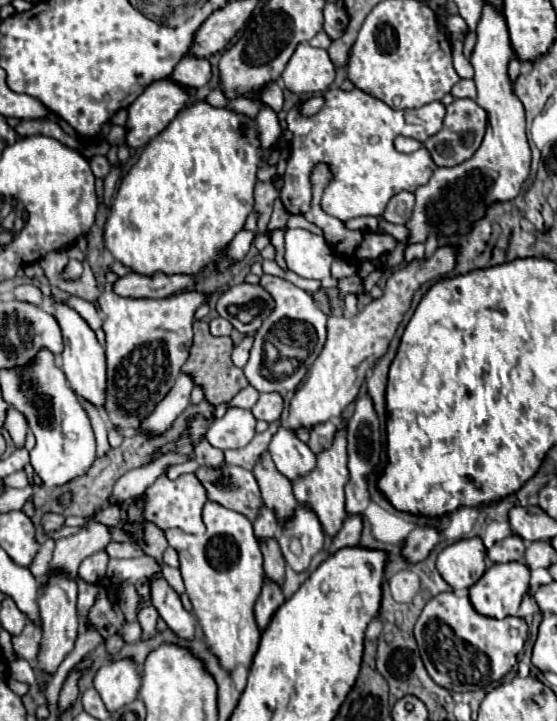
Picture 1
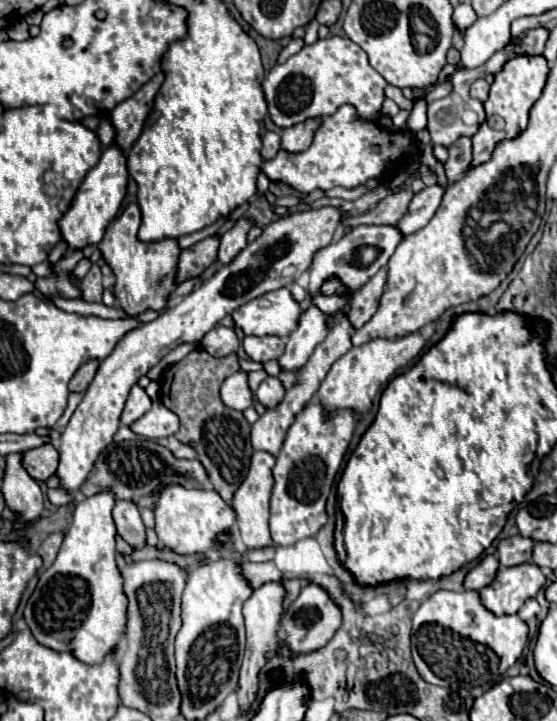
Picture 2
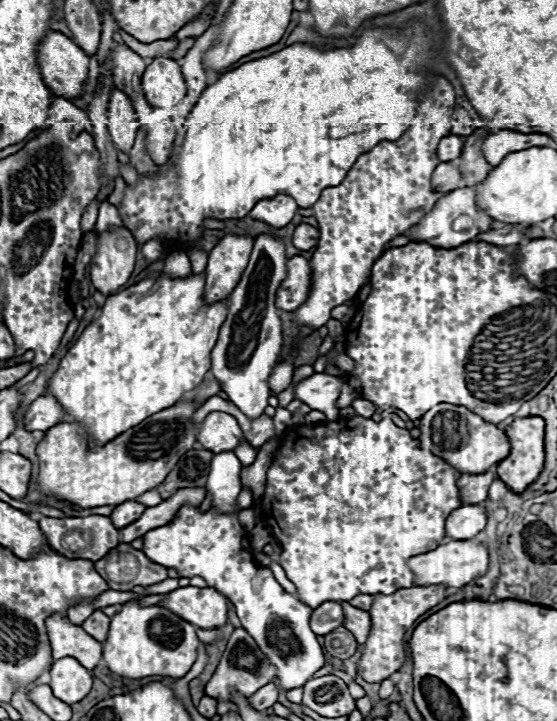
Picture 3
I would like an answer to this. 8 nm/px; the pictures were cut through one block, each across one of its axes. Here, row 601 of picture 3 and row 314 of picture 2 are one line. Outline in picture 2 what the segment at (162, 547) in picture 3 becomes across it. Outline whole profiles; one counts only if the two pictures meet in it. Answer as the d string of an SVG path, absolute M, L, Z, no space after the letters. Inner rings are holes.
M278 288L236 308L232 312L232 320L234 328L240 328L244 334L288 336L300 314L302 308L292 300L290 290Z

